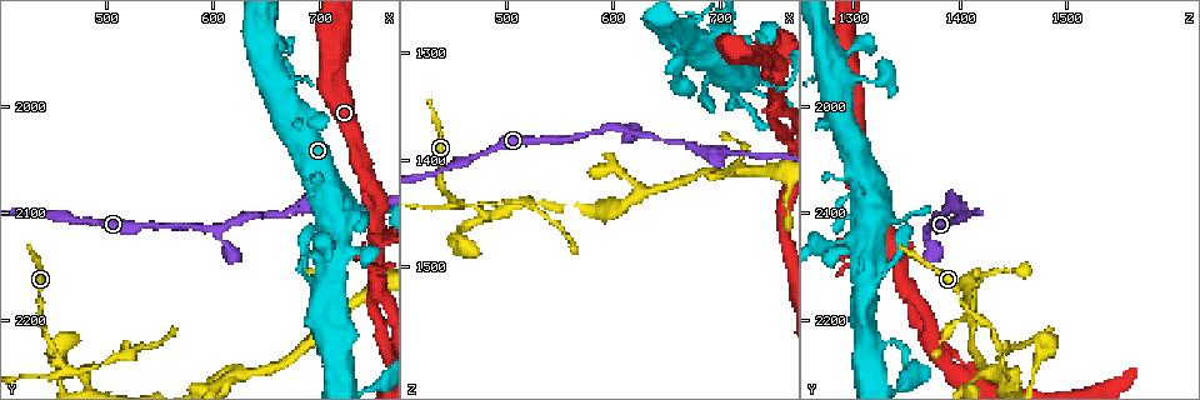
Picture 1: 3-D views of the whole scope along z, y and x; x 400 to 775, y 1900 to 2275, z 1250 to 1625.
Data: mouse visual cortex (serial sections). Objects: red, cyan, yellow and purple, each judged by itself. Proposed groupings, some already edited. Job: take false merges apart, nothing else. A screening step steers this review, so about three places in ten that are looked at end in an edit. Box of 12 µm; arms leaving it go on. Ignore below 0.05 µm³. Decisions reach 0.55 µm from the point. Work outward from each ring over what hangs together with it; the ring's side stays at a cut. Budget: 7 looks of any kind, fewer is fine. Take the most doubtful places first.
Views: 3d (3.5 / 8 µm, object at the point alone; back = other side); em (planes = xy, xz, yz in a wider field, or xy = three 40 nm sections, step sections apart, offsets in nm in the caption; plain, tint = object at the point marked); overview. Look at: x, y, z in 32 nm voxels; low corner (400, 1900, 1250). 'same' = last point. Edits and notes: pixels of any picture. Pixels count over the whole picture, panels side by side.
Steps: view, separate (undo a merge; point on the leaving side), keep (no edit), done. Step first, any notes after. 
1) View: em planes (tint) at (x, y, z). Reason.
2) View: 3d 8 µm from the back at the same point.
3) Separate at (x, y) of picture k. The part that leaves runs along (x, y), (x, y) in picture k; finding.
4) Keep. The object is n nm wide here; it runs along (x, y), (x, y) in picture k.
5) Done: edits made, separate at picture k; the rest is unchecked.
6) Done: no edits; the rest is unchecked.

View: 3d 3.5 µm at (472, 2248, 1444). Four-way junction.

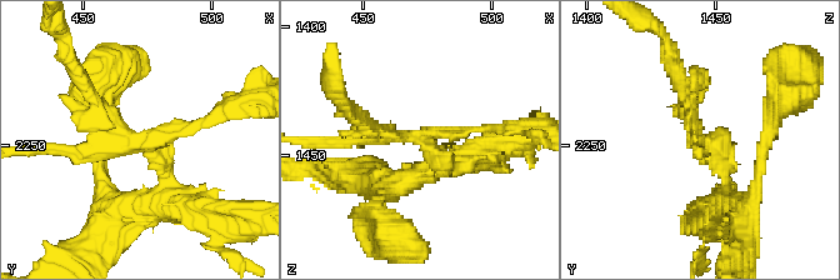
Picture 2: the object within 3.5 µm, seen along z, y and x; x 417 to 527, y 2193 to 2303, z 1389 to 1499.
View: em planes (tint) at (474, 2249, 1442). Shape alone is not enough.

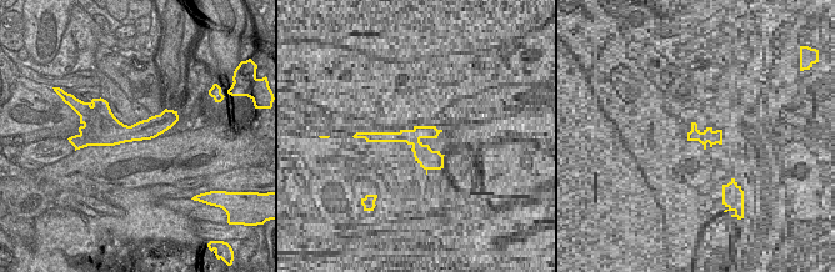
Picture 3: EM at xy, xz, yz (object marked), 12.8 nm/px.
Separate at (435, 175) of picture 2. The object is 280 nm wide here; a border runs along (96, 110), (115, 125), (125, 125) in picture 3; a second cell is stuck on.

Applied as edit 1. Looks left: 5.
View: overview.

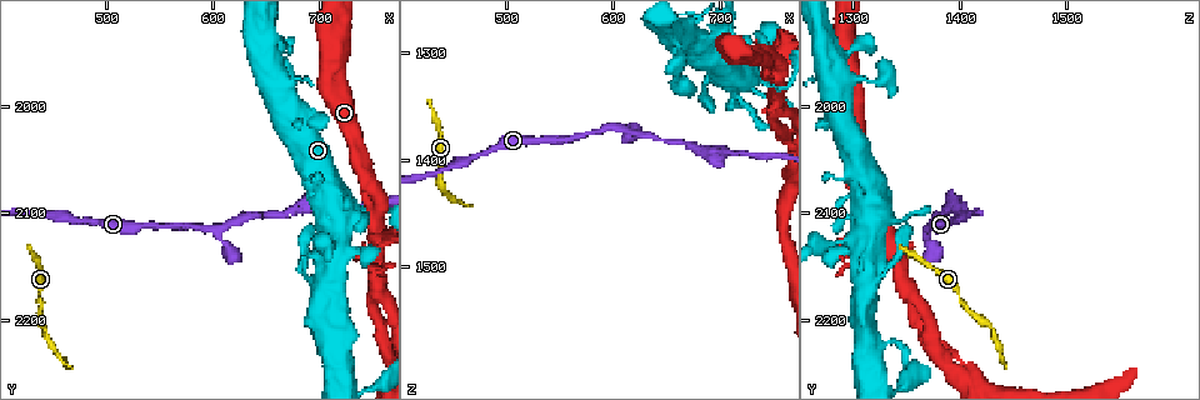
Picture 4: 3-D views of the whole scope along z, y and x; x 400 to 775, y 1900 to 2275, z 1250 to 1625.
View: 3d 3.5 µm at (664, 1972, 1330). Abrupt turn.

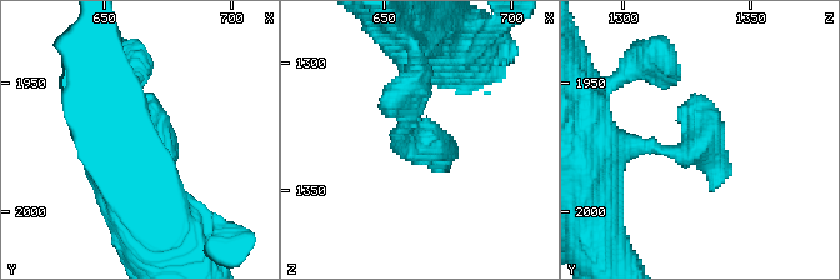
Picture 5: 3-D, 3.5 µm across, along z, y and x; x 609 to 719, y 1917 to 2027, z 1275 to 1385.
View: em xy step 1 (tint) at (665, 1973, 1331).

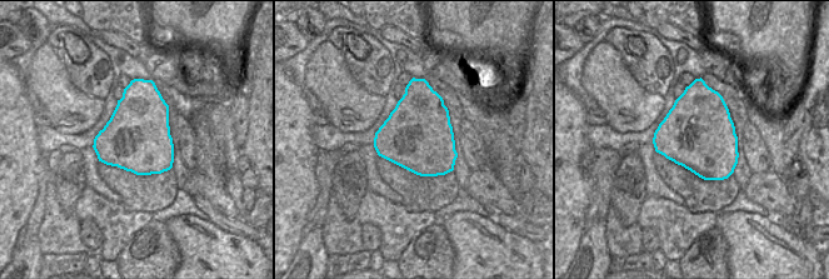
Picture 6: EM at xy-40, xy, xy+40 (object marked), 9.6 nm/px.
Keep. It runs along (628, 149), (695, 149), (695, 95) in picture 5; continuous, no second cell.

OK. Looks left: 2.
Done: edits made, separate at picture 2; the rest is unchecked.

